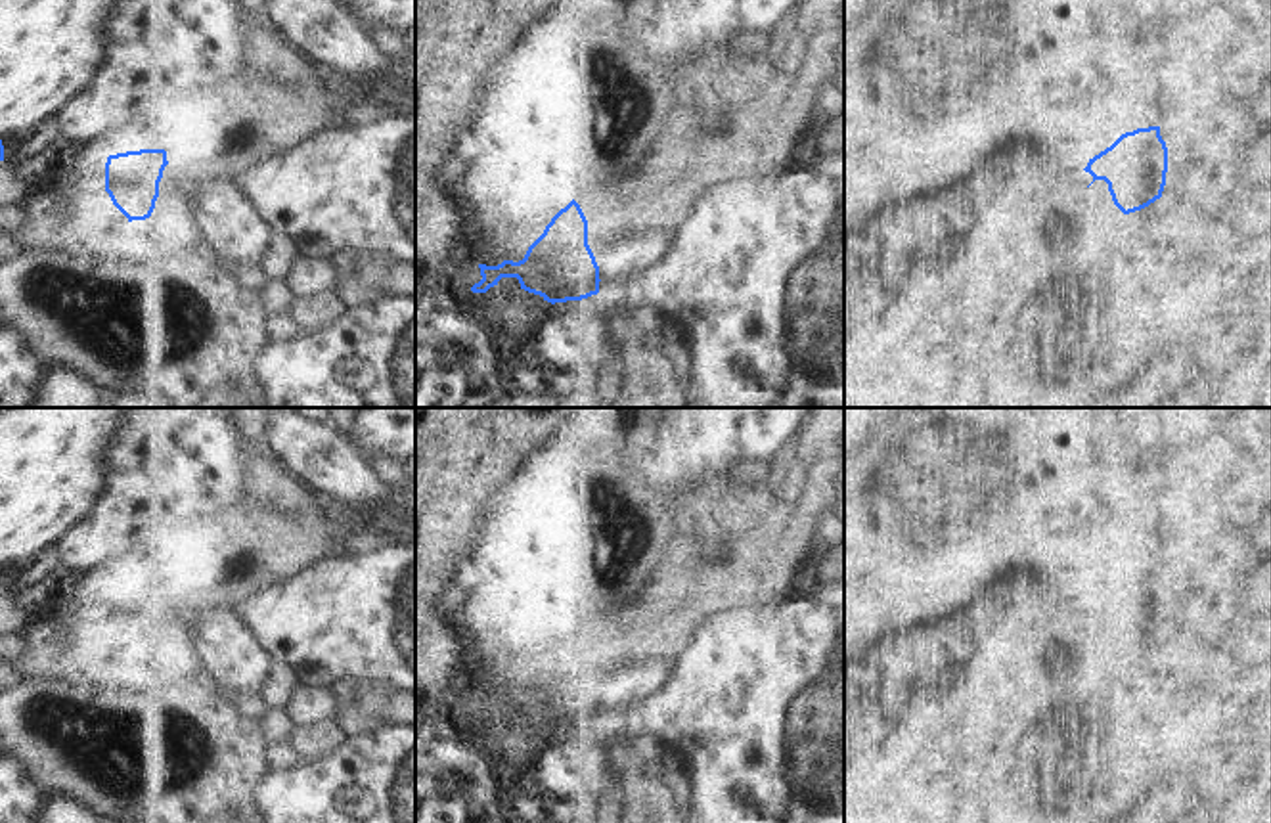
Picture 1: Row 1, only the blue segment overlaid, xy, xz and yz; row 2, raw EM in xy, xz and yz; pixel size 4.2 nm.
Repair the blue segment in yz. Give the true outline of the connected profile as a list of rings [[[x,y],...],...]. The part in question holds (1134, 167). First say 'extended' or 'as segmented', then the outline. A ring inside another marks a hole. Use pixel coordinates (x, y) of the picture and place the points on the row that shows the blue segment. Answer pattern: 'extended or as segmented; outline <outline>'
extended; outline [[[1160,126],[1122,134],[1110,147],[1089,159],[1083,168],[1093,176],[1087,186],[1087,207],[1099,211],[1099,222],[1118,220],[1162,197],[1168,172],[1168,147]]]

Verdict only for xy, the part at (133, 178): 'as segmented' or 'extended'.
extended

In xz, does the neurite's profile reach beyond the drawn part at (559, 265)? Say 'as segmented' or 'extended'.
extended

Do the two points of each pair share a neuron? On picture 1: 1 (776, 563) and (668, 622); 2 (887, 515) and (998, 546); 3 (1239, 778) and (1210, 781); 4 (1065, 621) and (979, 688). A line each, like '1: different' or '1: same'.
1: same
2: same
3: same
4: different

